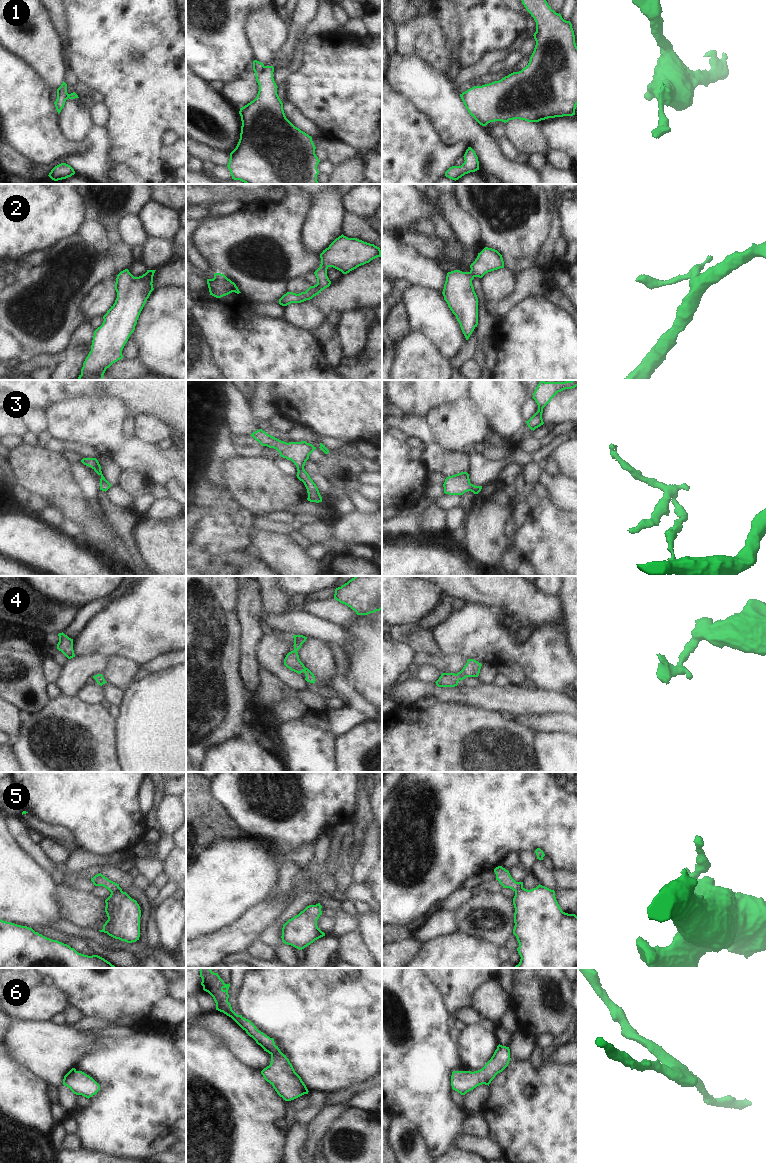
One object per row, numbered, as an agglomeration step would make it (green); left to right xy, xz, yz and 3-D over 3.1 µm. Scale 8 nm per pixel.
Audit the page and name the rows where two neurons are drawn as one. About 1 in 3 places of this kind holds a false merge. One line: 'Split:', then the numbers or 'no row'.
Split: 1, 5

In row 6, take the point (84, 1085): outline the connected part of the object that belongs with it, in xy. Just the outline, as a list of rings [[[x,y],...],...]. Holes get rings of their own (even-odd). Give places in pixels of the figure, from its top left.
[[[72,1068],[64,1076],[63,1085],[67,1086],[74,1094],[88,1099],[100,1090],[100,1085],[92,1077],[75,1068]]]

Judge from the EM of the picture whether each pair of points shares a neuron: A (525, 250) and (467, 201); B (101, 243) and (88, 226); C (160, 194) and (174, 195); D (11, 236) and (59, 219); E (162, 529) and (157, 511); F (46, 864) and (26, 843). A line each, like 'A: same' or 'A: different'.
A: same
B: same
C: same
D: same
E: different
F: same

